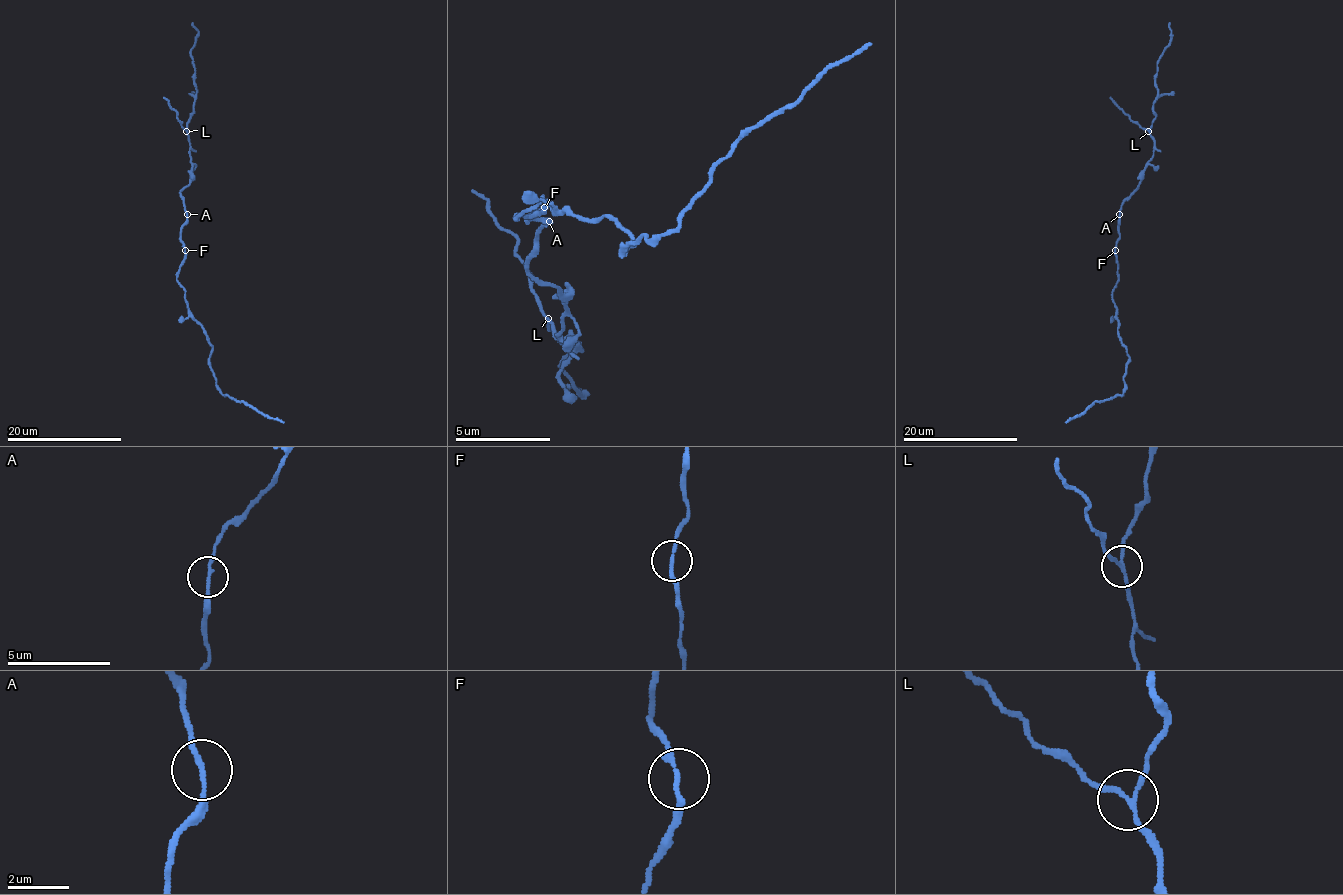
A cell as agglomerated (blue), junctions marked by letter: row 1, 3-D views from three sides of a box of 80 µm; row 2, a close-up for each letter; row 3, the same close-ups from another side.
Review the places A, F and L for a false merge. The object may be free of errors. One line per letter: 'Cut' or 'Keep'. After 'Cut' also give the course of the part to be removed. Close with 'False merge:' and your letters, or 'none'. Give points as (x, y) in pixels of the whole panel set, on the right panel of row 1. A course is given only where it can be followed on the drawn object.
A: Keep
F: Keep
L: Cut. Course of the part to remove: (1148, 131), (1133, 122), (1109, 98)
False merge: L

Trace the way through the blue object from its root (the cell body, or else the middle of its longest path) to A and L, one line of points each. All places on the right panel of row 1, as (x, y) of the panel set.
A: (1115, 250), (1119, 238), (1119, 214)
L: (1115, 250), (1119, 238), (1121, 205), (1136, 190), (1141, 172), (1153, 154), (1153, 139), (1148, 131)

